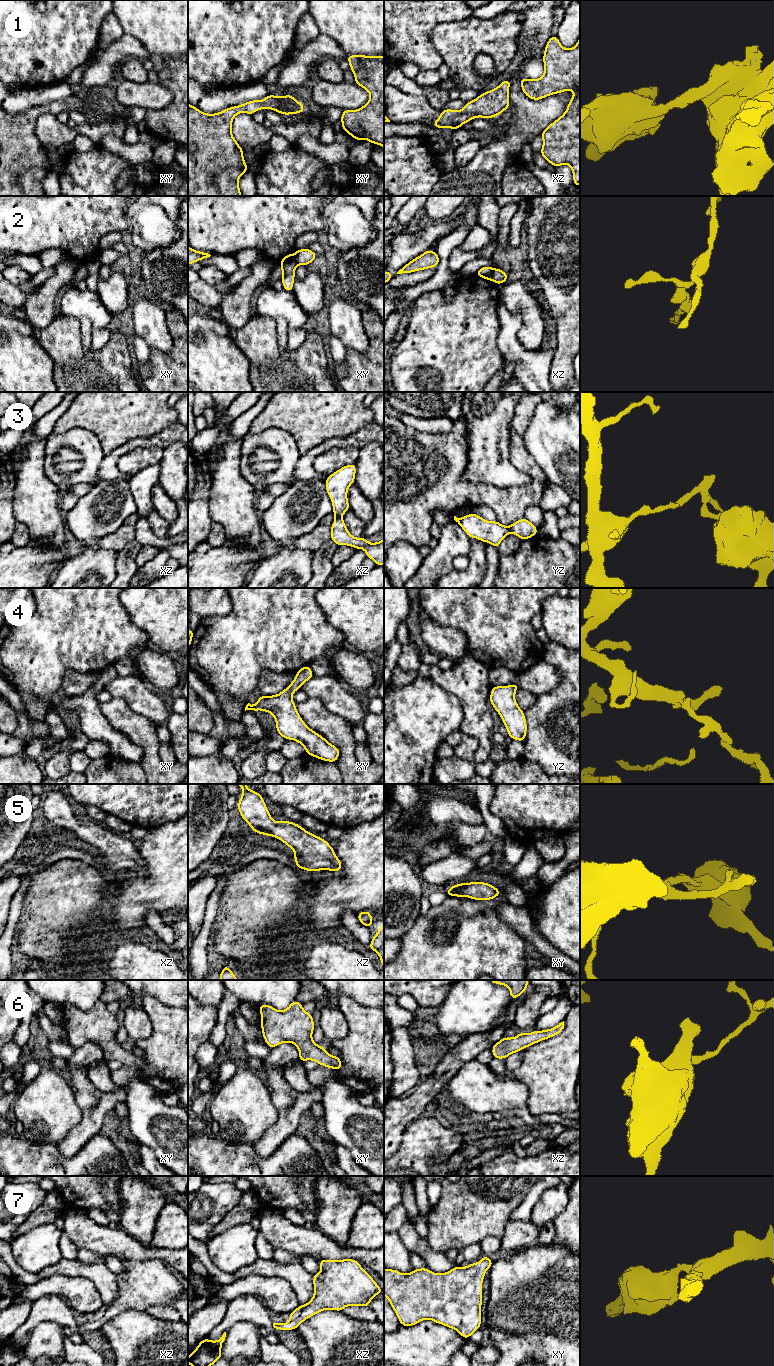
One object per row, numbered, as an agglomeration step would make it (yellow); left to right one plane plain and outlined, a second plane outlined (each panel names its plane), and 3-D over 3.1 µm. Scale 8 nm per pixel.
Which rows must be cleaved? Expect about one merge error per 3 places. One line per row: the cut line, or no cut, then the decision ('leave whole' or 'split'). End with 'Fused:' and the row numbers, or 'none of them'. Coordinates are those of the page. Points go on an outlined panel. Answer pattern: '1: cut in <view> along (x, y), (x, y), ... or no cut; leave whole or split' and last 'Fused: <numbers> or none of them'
1: no cut; leave whole
2: cut in xy along (294, 254), (297, 264); split
3: cut in xz along (335, 517), (340, 518); split
4: no cut; leave whole
5: no cut; leave whole
6: no cut; leave whole
7: no cut; leave whole
Fused: 2, 3

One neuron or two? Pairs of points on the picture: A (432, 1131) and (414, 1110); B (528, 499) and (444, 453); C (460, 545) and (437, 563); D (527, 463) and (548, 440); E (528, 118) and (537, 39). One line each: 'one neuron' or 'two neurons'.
A: two neurons
B: one neuron
C: one neuron
D: two neurons
E: two neurons

